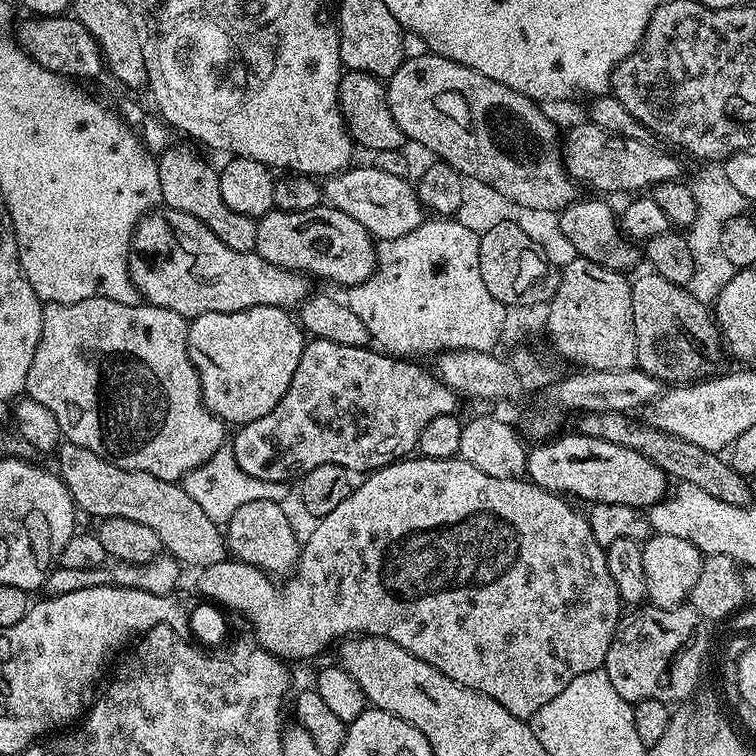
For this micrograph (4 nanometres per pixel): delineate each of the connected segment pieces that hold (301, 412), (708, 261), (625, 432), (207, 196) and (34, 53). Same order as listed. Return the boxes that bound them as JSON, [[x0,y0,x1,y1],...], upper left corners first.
[[230,339,458,484],[686,162,752,303],[581,413,753,507],[158,144,256,252],[18,14,105,82]]

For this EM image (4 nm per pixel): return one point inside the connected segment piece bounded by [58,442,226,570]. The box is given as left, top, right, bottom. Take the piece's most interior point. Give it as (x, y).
(106, 491)

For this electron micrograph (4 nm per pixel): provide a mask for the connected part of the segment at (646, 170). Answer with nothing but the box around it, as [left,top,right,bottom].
[563,122,681,194]

